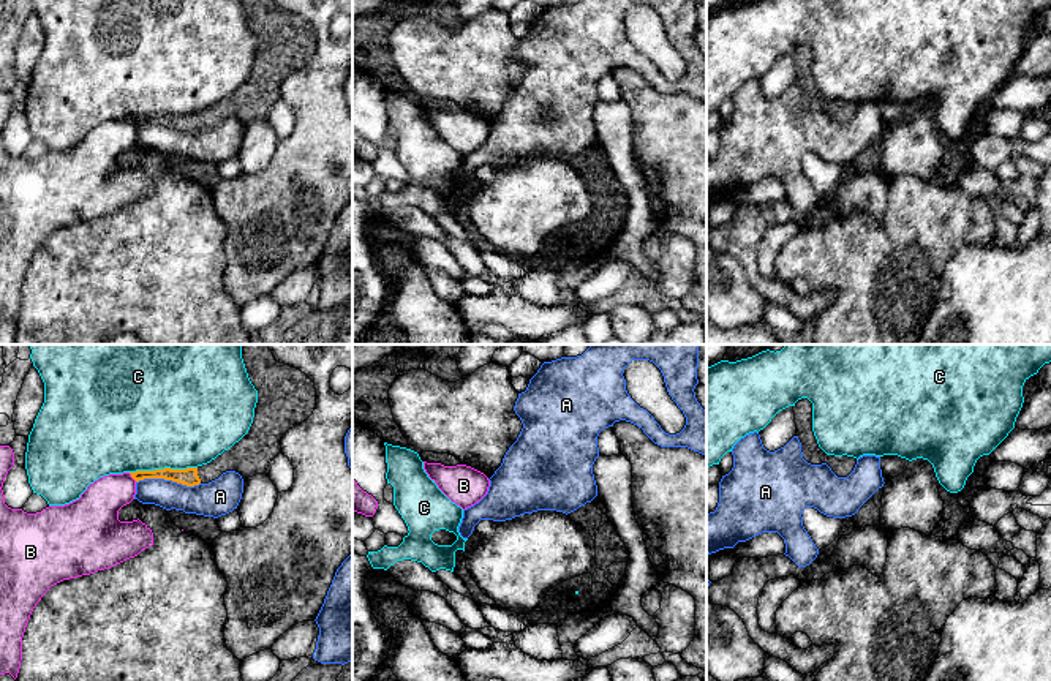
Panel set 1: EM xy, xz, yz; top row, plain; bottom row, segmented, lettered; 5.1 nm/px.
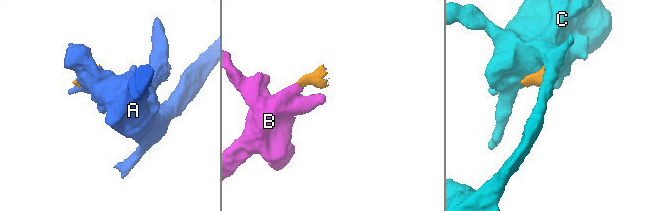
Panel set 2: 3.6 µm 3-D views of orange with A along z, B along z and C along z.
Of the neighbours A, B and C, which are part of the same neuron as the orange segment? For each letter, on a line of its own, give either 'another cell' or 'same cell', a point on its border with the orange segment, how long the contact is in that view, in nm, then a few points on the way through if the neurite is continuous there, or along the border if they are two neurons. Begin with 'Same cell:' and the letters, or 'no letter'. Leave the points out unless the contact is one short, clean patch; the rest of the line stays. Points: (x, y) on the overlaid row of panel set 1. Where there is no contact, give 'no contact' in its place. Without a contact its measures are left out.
Same cell: no letter
A: another cell; contact xy (168, 479); length 320 nm
B: another cell; contact xy (133, 477); length 60 nm; border xy (128, 473), (136, 481)
C: another cell; contact xy (165, 468); length 340 nm

